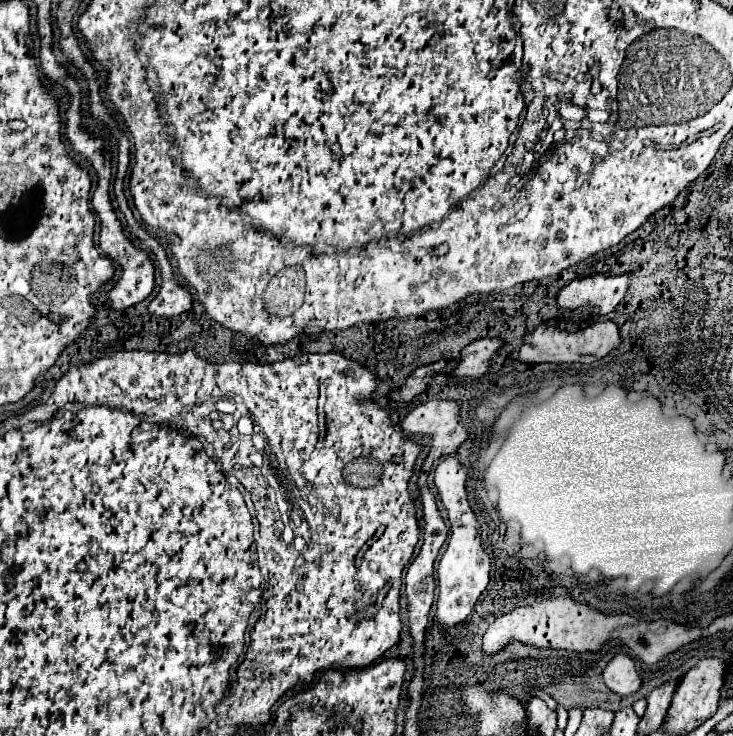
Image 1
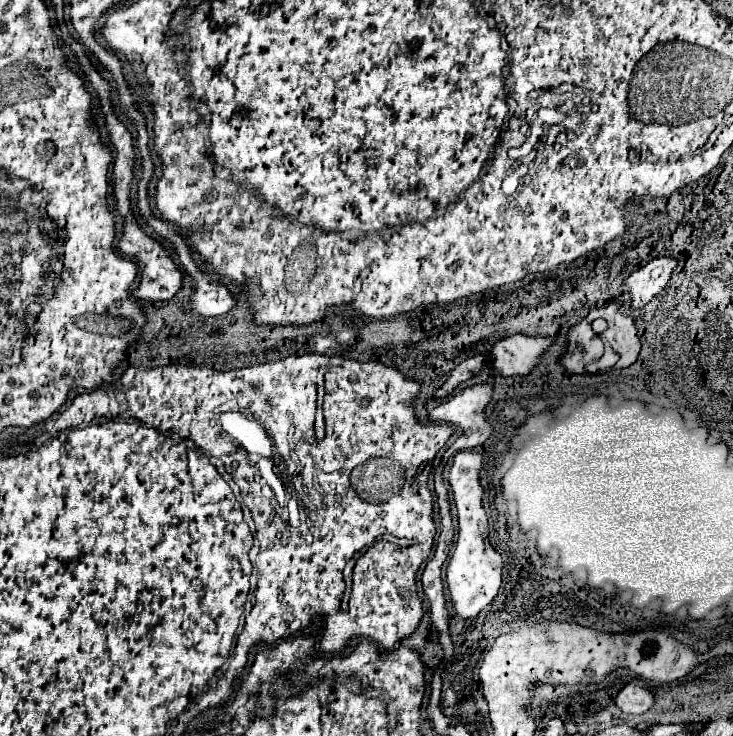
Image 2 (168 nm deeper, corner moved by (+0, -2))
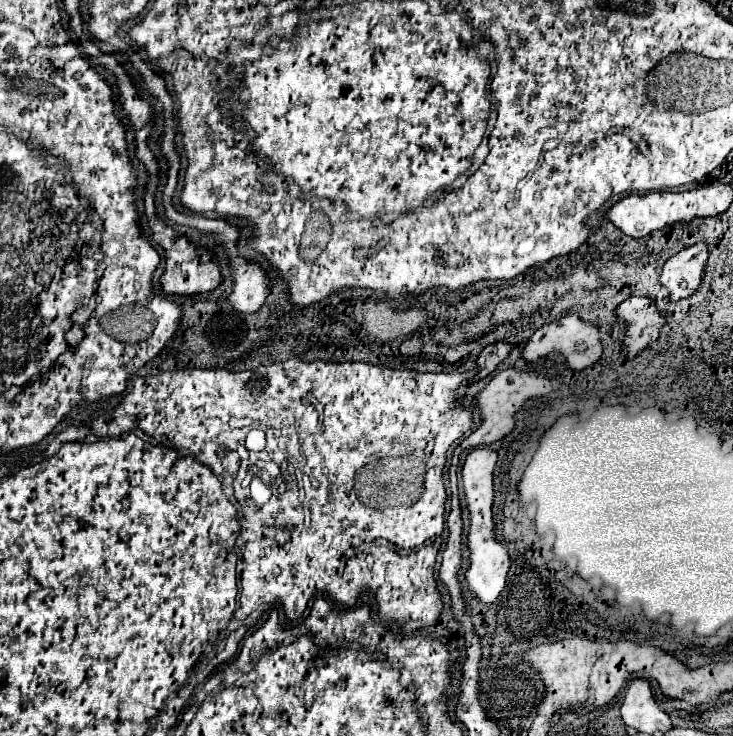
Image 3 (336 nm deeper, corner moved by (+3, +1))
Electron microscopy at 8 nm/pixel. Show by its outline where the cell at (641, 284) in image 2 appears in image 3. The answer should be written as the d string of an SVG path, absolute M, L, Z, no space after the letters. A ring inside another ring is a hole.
M698 242L666 260L660 274L660 284L670 290L672 300L688 298L700 288L708 254L708 244Z

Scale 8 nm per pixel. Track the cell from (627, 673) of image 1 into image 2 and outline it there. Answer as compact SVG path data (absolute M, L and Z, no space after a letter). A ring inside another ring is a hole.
M625 683L619 693L615 695L615 703L623 713L641 715L653 705L653 693L647 687Z

